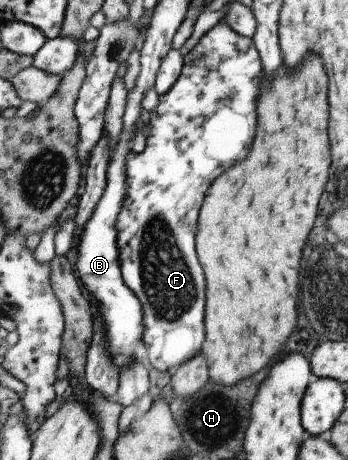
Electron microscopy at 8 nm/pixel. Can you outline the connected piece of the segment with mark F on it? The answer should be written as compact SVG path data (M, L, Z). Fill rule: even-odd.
M223 18L212 29L202 35L197 45L185 55L182 75L167 94L159 97L158 107L150 113L146 149L139 154L136 152L130 153L128 157L128 198L125 199L121 214L117 217L117 238L121 253L121 268L125 282L130 286L130 289L135 291L145 307L144 355L151 362L154 369L161 372L176 371L183 363L188 362L189 359L202 351L202 343L204 343L204 335L206 335L206 327L204 327L204 321L206 321L206 275L204 275L202 263L198 259L197 250L197 229L200 222L201 207L205 203L206 194L208 194L210 186L214 183L214 179L218 179L226 169L236 165L238 159L246 159L246 155L250 153L250 147L254 143L256 123L258 123L258 119L256 119L256 105L258 105L256 97L258 97L258 85L262 81L262 71L261 53L255 46L253 38L240 35Z

